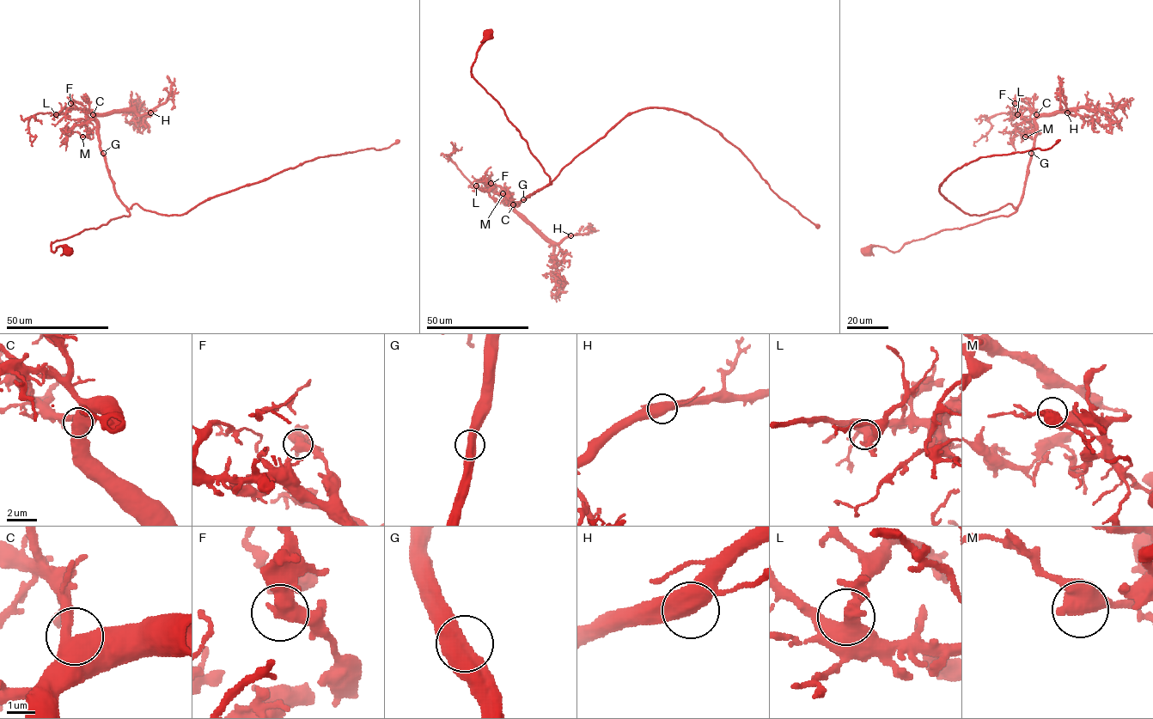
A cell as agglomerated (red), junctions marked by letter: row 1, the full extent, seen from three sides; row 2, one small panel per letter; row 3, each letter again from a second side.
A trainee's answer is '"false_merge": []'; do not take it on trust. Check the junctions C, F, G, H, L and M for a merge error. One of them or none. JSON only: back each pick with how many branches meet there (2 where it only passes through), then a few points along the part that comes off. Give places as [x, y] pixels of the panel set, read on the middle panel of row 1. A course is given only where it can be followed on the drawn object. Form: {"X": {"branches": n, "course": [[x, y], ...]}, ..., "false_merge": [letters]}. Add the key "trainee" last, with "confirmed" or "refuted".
{"false_merge": [], "trainee": "confirmed"}

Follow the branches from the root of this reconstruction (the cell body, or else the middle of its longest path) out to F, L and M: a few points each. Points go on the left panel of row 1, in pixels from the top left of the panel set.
F: (68, 252), (64, 246), (53, 252), (51, 244), (130, 215), (109, 173), (96, 118), (70, 103)
L: (68, 252), (64, 246), (53, 252), (51, 244), (130, 212), (109, 173), (94, 116), (82, 109), (56, 114)
M: (68, 252), (64, 246), (57, 246), (53, 252), (51, 244), (130, 215), (115, 191), (97, 128), (82, 137)

